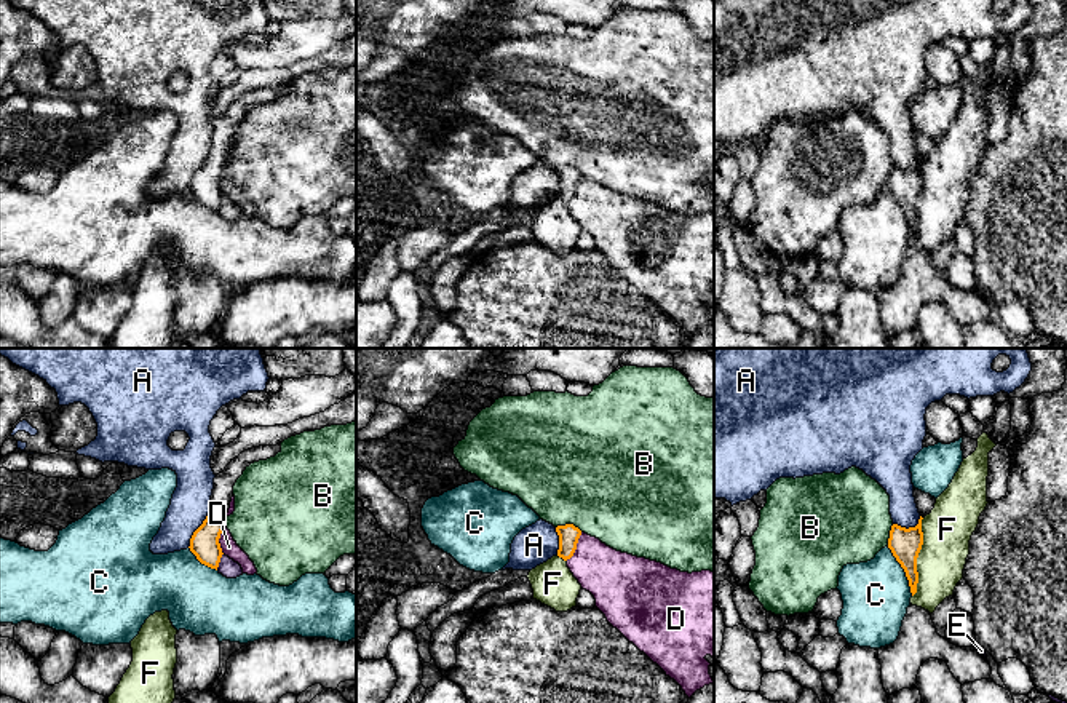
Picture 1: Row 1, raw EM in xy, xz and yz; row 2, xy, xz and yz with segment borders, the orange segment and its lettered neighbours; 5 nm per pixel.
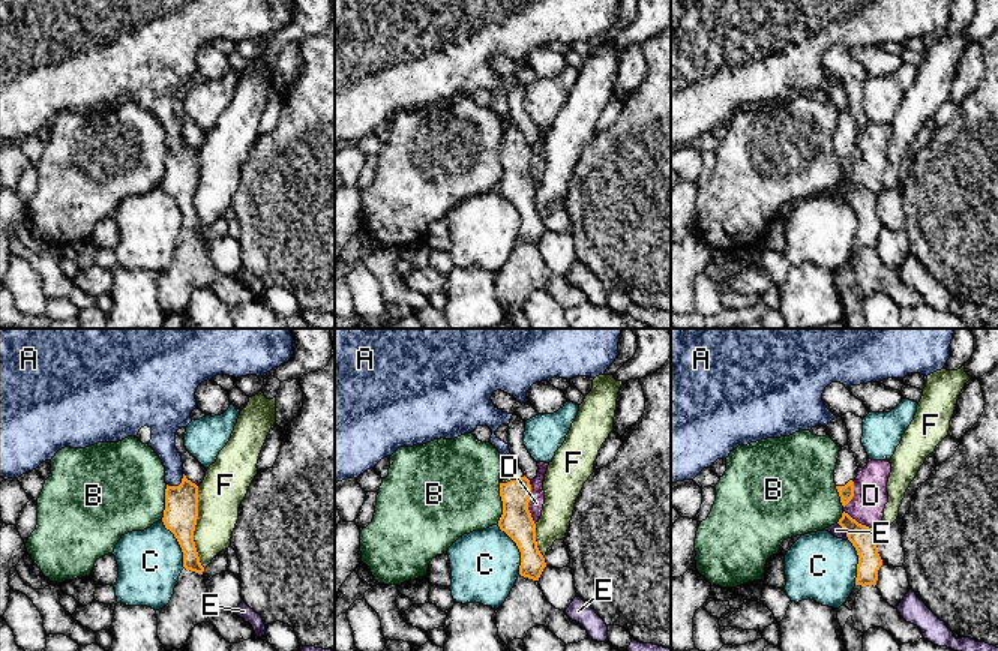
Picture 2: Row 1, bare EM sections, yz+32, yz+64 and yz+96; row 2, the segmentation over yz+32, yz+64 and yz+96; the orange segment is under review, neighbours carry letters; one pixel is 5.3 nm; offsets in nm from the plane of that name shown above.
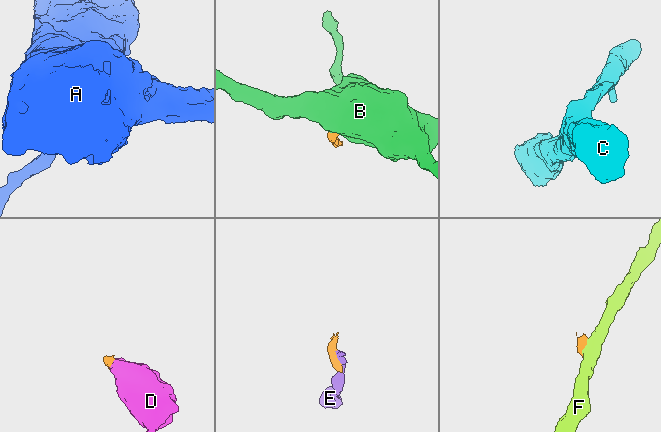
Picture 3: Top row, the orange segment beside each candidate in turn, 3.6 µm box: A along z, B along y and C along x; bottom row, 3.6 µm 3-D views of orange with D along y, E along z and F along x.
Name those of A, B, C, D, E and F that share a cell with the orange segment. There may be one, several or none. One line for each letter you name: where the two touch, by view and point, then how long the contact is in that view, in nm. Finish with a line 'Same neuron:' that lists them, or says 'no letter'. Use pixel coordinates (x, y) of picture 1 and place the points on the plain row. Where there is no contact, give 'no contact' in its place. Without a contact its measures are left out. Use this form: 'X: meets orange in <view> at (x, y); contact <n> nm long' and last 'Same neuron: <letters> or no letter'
Same neuron: no letter

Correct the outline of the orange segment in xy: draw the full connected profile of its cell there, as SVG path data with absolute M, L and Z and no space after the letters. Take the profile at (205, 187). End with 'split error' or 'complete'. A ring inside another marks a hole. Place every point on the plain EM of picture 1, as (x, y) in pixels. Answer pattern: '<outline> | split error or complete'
M281 86L248 91L235 99L225 112L214 120L209 155L203 166L193 174L188 189L201 206L216 212L219 209L224 197L219 181L225 168L236 121L251 105L275 99L278 94L281 94Z | split error

